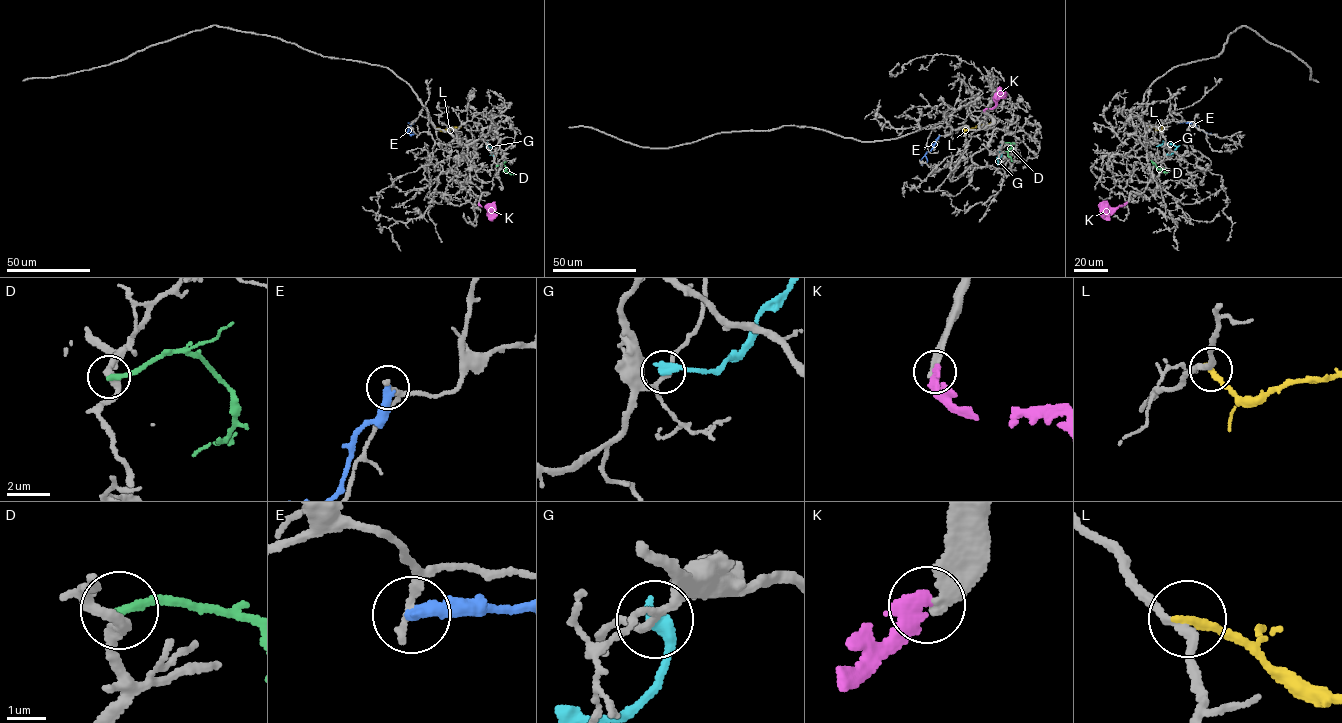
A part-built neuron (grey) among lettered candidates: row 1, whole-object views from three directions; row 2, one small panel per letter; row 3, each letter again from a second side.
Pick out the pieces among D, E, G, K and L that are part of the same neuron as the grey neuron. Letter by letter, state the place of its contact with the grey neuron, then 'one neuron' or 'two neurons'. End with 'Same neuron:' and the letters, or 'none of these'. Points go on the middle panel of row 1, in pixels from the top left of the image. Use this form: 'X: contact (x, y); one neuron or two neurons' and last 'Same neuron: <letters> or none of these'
D: contact (1004, 142); two neurons
E: contact (939, 135); two neurons
G: contact (1001, 154); two neurons
K: contact (984, 111); one neuron
L: contact (963, 127); two neurons
Same neuron: K

